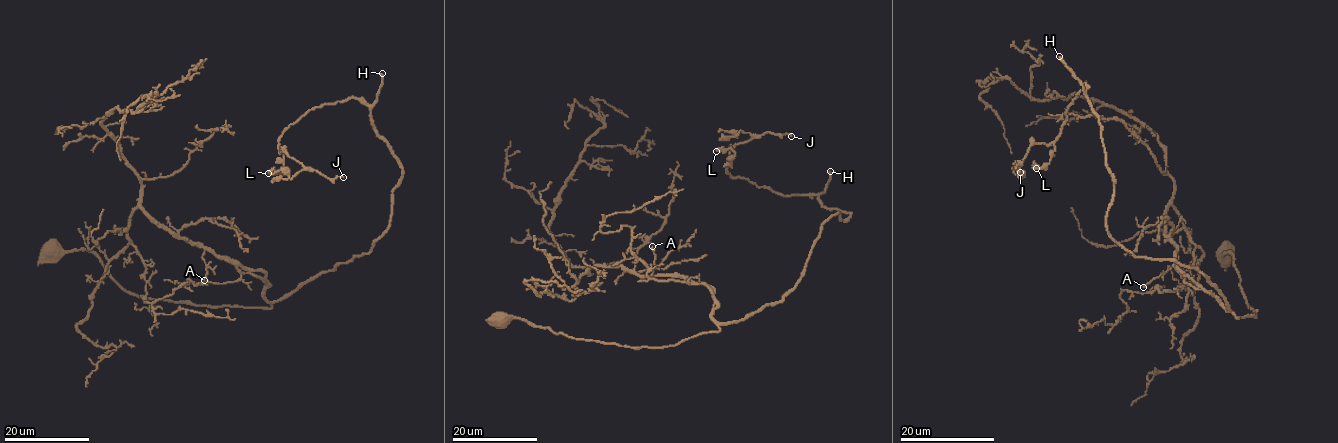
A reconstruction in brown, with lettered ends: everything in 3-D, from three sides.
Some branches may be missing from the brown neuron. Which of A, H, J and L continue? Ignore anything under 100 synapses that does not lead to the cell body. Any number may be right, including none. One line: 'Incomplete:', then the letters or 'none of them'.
Incomplete: H

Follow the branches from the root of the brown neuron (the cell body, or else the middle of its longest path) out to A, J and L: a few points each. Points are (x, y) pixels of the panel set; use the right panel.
A: (1226, 261), (1230, 253), (1255, 315), (1237, 318), (1210, 292), (1187, 283), (1176, 253), (1177, 260), (1143, 287)
J: (1226, 261), (1255, 315), (1235, 317), (1195, 268), (1110, 235), (1113, 178), (1085, 84), (1020, 172)
L: (1226, 261), (1255, 315), (1235, 317), (1195, 268), (1110, 235), (1113, 178), (1085, 84), (1036, 168)

